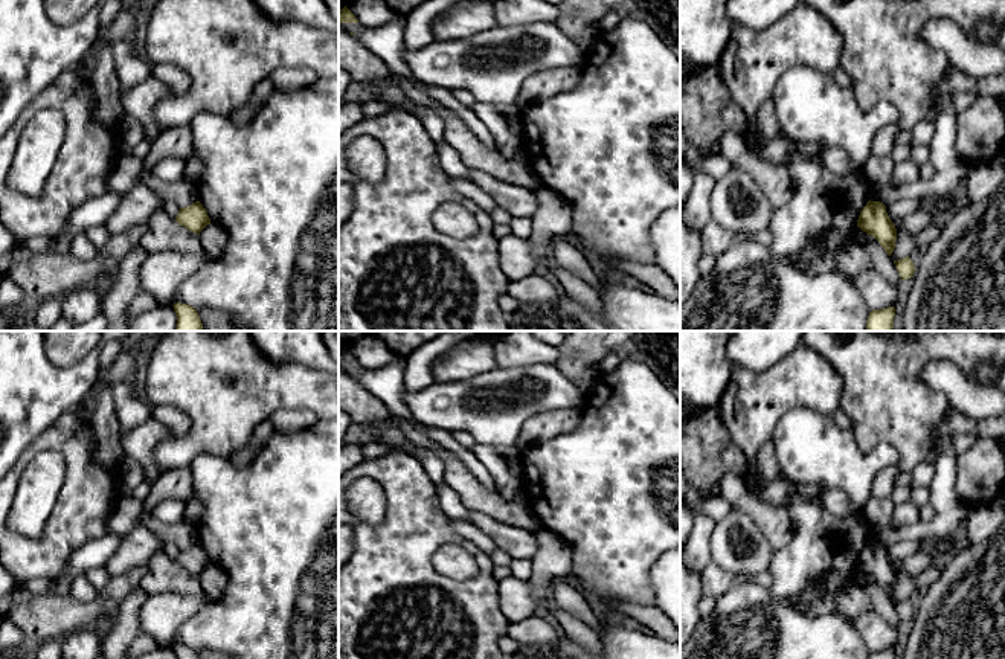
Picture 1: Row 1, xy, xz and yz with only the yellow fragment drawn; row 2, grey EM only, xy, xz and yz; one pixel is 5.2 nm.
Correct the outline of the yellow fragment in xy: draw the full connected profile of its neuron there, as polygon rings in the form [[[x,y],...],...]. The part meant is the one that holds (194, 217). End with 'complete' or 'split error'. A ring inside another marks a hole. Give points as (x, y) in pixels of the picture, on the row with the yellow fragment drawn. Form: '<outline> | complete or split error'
[[[195,201],[188,207],[180,207],[175,221],[198,235],[207,224],[210,224],[210,218],[200,201]]] | complete

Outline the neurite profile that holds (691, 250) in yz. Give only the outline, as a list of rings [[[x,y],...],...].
[[[680,220],[680,308],[694,291],[702,273],[698,261],[703,255],[700,232]]]

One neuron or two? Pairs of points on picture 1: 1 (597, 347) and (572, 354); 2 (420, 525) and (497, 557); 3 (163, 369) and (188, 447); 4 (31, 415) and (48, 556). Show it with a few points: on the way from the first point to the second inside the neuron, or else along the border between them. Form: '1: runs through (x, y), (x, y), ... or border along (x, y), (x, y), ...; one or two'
1: runs through (590, 347), (578, 353); one
2: border along (488, 556), (494, 565); two
3: runs through (183, 389), (199, 405), (199, 427); one
4: border along (60, 415), (16, 462); two

